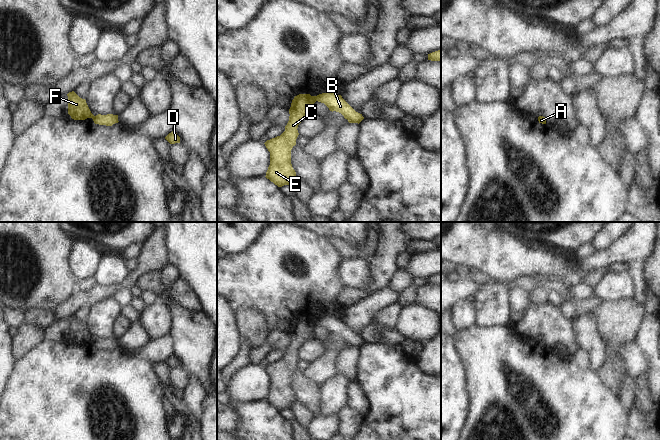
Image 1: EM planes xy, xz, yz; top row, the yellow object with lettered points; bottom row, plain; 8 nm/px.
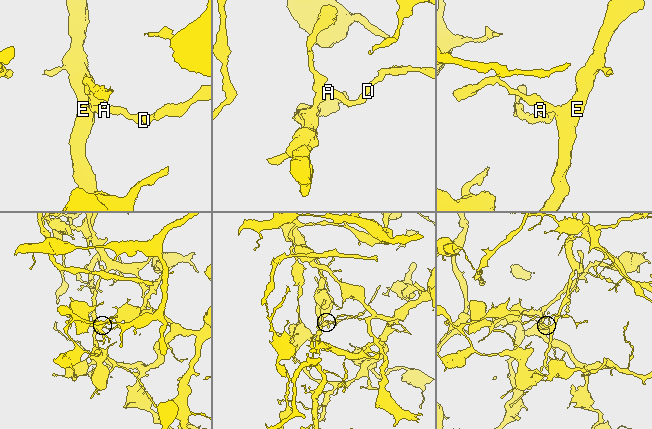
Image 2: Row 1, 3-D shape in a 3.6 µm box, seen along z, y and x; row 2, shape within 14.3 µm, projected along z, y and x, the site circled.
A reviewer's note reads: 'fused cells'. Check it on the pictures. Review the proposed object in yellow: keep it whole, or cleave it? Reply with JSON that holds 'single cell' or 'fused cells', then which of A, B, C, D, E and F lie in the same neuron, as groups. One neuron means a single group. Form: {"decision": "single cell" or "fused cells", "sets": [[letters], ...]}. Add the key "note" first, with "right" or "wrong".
{"note": "right", "decision": "fused cells", "sets": [["A", "B", "D"], ["C", "E", "F"]]}

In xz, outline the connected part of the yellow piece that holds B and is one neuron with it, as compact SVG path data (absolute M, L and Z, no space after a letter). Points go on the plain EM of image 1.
M322 317L317 319L318 326L324 327L330 335L341 337L349 347L360 347L364 341L362 338L356 336L341 319L334 317Z

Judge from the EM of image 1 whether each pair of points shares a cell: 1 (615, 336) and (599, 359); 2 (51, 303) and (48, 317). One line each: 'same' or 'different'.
1: different
2: different

